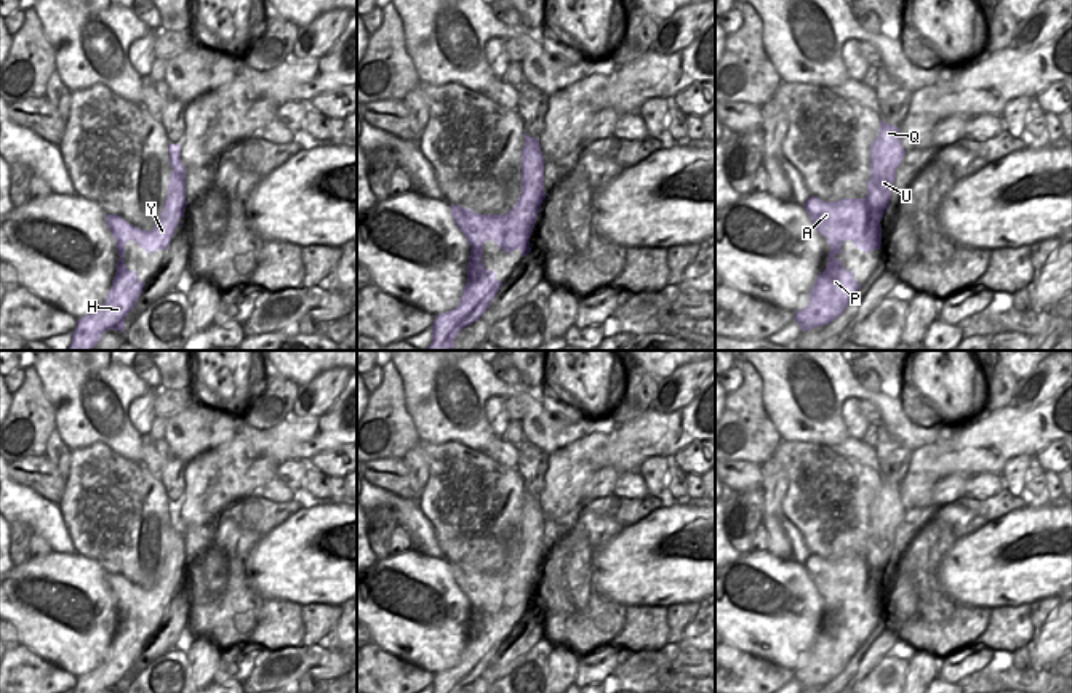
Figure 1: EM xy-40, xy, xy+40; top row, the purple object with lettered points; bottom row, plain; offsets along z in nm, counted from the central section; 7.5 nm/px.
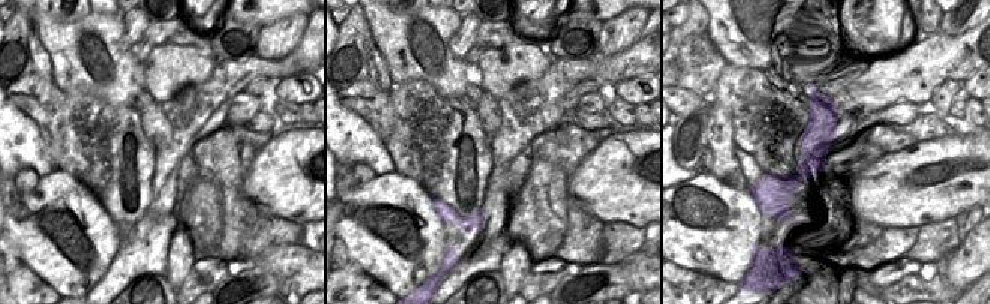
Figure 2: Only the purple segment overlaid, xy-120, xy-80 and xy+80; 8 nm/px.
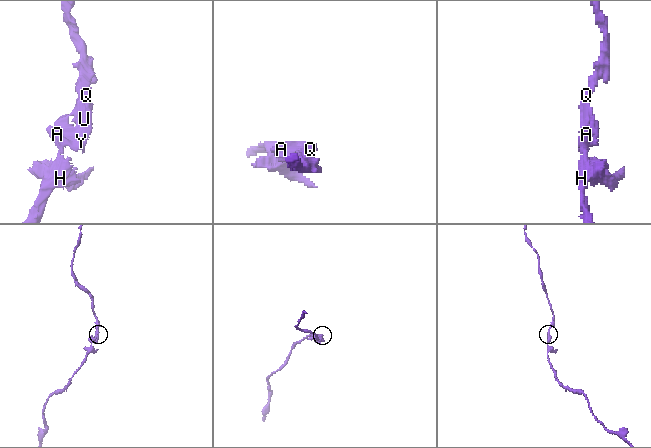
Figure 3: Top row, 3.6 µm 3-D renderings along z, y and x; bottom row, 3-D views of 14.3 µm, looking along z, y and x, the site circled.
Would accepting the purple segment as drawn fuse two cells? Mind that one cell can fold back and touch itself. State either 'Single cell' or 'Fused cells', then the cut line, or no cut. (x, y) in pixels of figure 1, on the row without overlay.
Single cell. No split

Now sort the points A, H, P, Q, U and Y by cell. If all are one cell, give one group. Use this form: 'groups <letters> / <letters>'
groups A H P Q U Y

